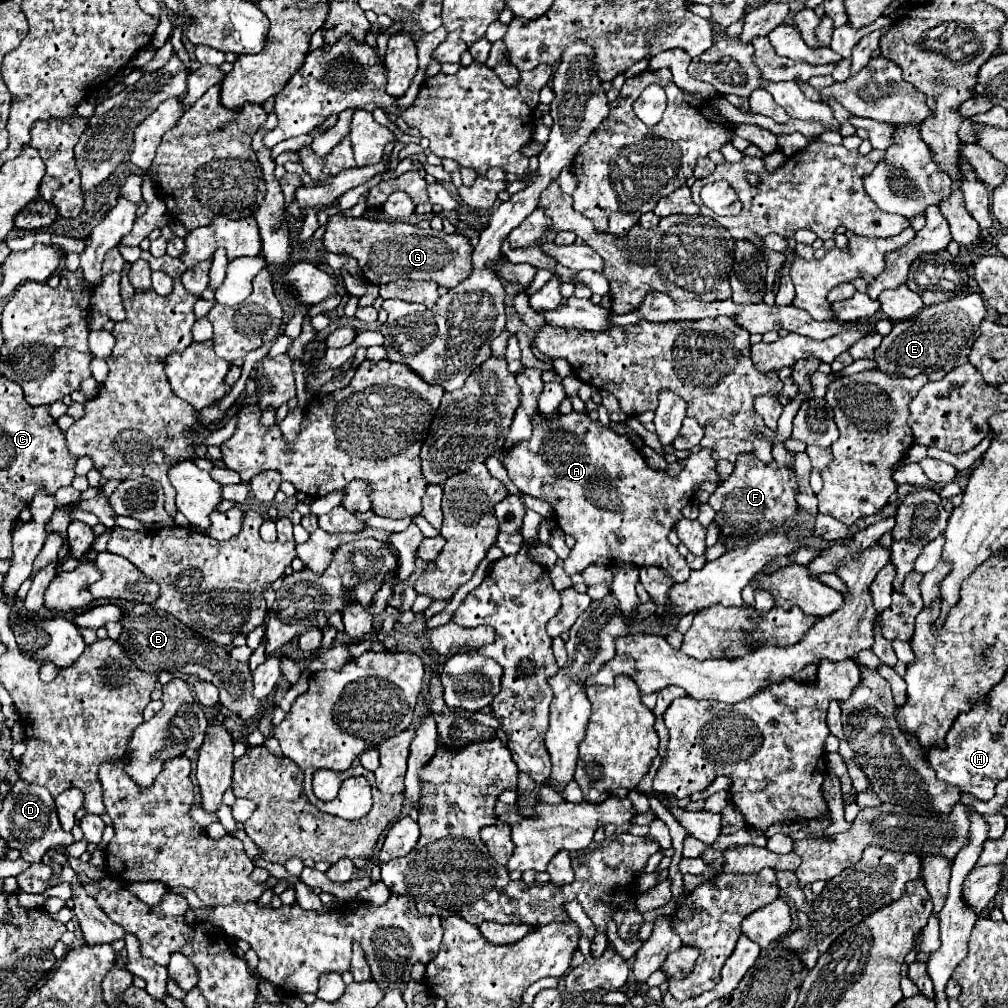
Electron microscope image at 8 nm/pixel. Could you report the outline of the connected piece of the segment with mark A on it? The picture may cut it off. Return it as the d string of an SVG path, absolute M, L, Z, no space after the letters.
M570 412L568 416L556 418L556 422L544 422L540 414L532 414L534 432L530 440L518 442L502 452L502 464L522 494L544 498L556 514L558 526L564 534L570 534L576 544L570 550L570 556L564 560L564 570L568 576L582 574L590 564L602 566L620 566L624 562L634 566L656 566L662 568L674 584L688 580L690 568L684 556L668 542L668 532L674 528L674 522L682 518L680 510L692 500L694 486L702 482L718 482L716 460L708 448L690 454L686 468L680 476L668 476L662 470L652 470L638 448L626 436L614 434L608 426L602 426L598 420L592 420L586 412Z

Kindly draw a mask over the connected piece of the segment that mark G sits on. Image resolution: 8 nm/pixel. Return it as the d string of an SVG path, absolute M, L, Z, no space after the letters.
M336 214L328 222L322 244L328 252L348 252L362 268L362 278L370 284L388 284L398 278L434 280L440 286L454 288L470 276L472 246L462 234L436 232L432 228L418 228L404 222L370 222L366 218L352 218Z

